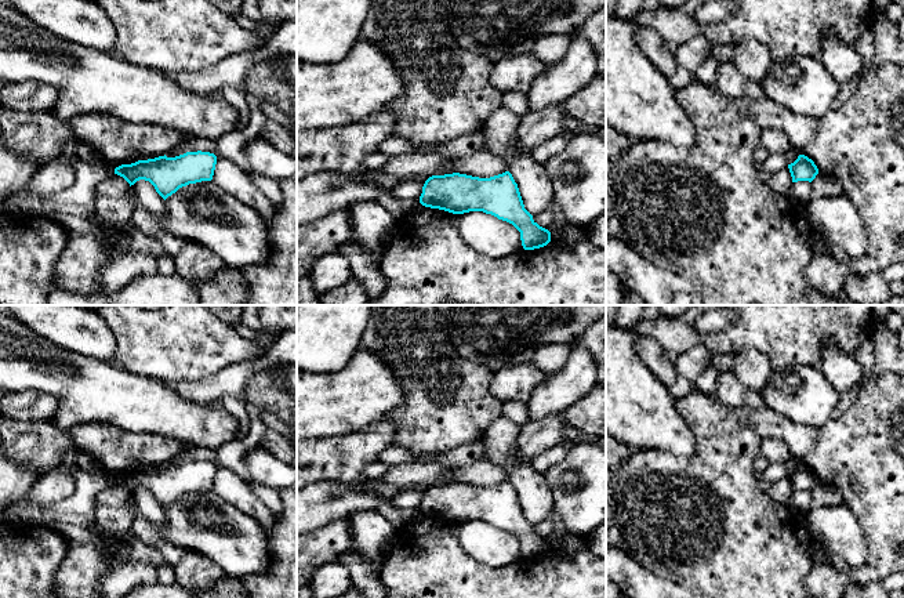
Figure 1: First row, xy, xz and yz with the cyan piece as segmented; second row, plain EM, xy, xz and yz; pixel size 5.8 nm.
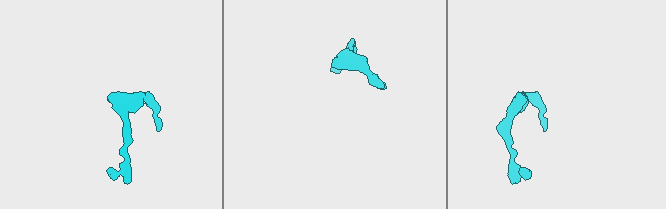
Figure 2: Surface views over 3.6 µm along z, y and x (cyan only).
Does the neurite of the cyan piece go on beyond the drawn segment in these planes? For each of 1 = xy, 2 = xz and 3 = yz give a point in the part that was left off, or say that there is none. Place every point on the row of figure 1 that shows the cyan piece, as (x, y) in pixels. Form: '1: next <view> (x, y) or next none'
1: next none
2: next none
3: next none

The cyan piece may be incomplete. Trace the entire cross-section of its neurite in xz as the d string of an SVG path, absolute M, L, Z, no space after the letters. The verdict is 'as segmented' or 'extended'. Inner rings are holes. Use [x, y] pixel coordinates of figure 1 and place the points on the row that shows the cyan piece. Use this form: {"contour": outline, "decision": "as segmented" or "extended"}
{"contour": "M509 171L490 178L460 173L432 175L422 186L420 203L453 214L491 214L520 232L524 250L540 249L551 242L551 232L540 226L524 209L518 184Z", "decision": "as segmented"}

